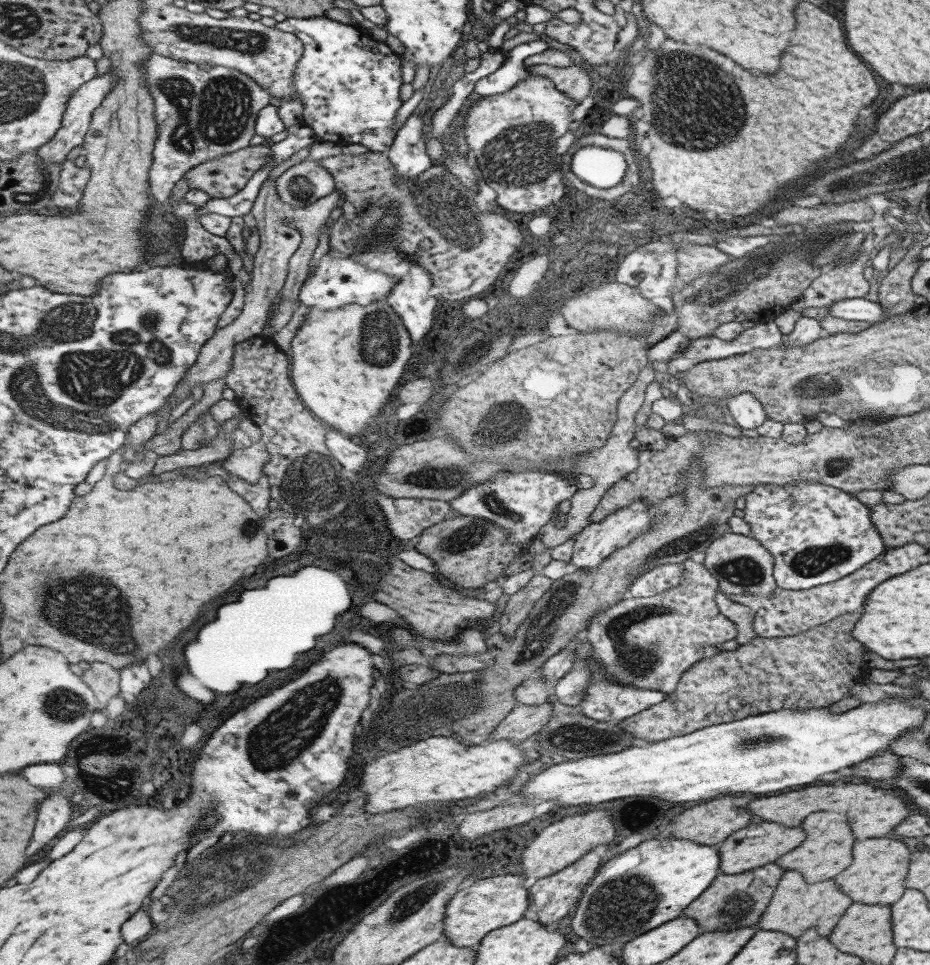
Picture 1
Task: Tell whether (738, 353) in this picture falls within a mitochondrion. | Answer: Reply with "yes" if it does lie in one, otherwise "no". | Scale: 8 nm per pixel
no

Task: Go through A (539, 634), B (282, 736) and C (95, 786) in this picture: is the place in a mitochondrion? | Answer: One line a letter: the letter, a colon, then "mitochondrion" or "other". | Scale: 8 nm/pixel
A: mitochondrion
B: mitochondrion
C: other

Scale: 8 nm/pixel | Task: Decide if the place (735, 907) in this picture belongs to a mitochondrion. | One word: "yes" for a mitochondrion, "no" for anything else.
yes

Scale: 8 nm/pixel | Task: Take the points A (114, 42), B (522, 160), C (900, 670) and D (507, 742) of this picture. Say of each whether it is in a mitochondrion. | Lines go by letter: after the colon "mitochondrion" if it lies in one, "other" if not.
A: other
B: mitochondrion
C: other
D: other

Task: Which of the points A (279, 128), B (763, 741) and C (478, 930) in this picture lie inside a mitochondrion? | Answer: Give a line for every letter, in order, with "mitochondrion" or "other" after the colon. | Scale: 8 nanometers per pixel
A: other
B: mitochondrion
C: other

